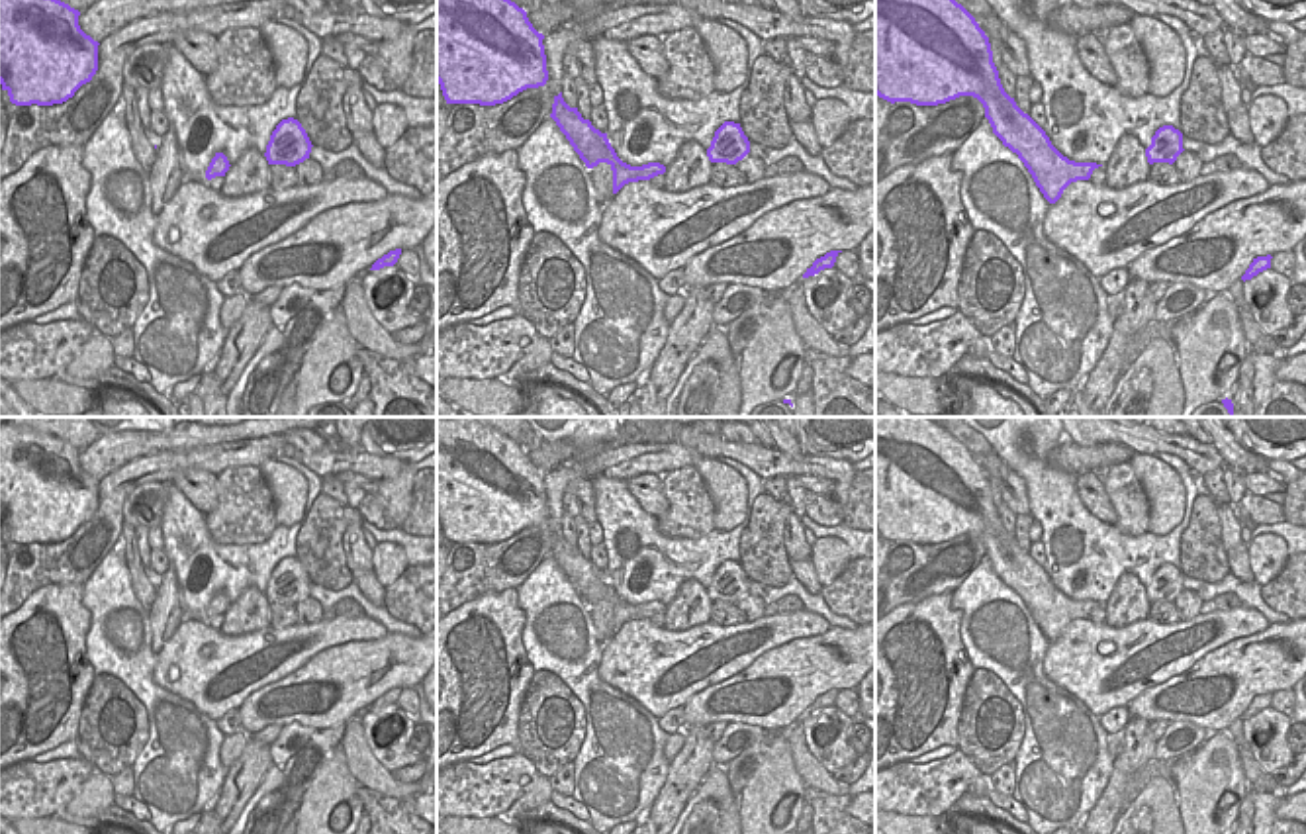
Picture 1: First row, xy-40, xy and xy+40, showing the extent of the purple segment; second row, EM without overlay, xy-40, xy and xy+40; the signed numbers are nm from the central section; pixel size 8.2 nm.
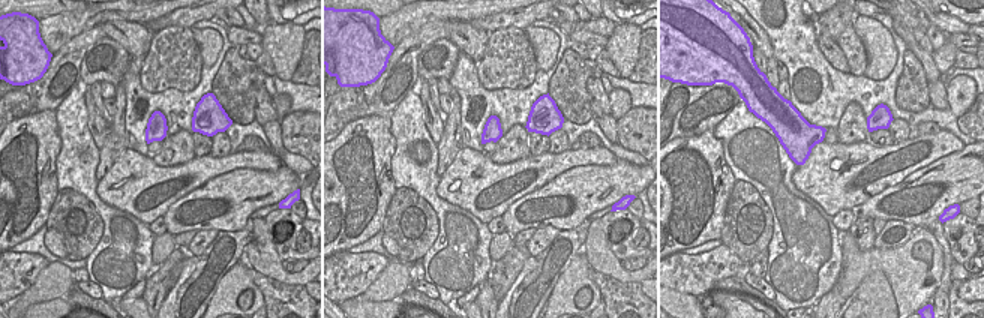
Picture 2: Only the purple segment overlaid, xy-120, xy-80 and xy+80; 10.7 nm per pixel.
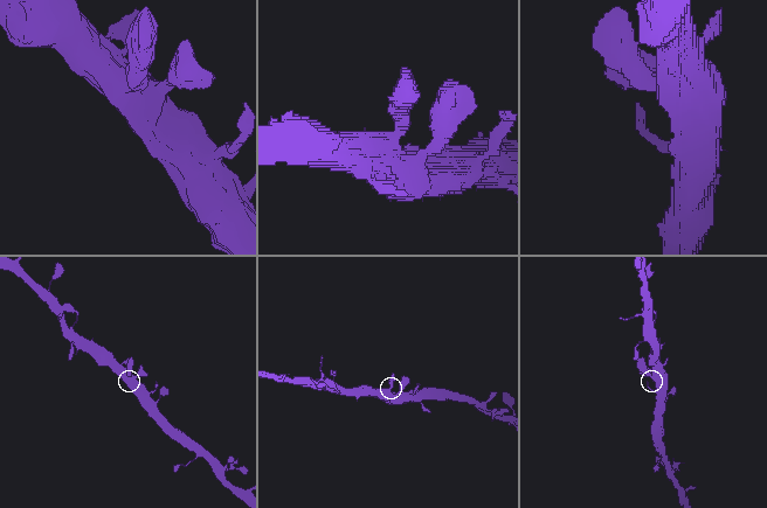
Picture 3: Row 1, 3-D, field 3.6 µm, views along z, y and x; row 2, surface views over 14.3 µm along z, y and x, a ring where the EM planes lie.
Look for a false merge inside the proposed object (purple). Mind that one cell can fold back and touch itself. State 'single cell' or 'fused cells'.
single cell

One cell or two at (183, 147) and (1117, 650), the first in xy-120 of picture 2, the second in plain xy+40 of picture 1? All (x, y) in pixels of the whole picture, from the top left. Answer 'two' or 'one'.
two

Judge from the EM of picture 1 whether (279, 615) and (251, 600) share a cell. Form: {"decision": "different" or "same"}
{"decision": "different"}

